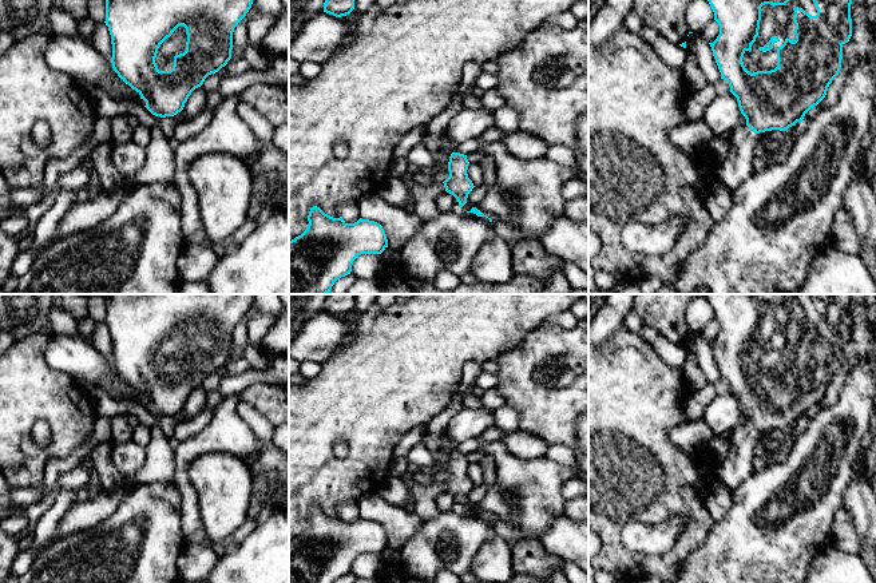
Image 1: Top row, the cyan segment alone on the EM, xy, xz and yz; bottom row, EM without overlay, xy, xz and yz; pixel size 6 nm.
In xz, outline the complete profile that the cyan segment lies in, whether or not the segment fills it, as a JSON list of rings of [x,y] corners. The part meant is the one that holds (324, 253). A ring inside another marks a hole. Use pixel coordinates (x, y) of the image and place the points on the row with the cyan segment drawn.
[[[313,206],[306,230],[289,241],[289,294],[328,294],[337,279],[350,274],[353,261],[361,254],[381,254],[388,247],[382,226],[360,218],[346,223]]]

